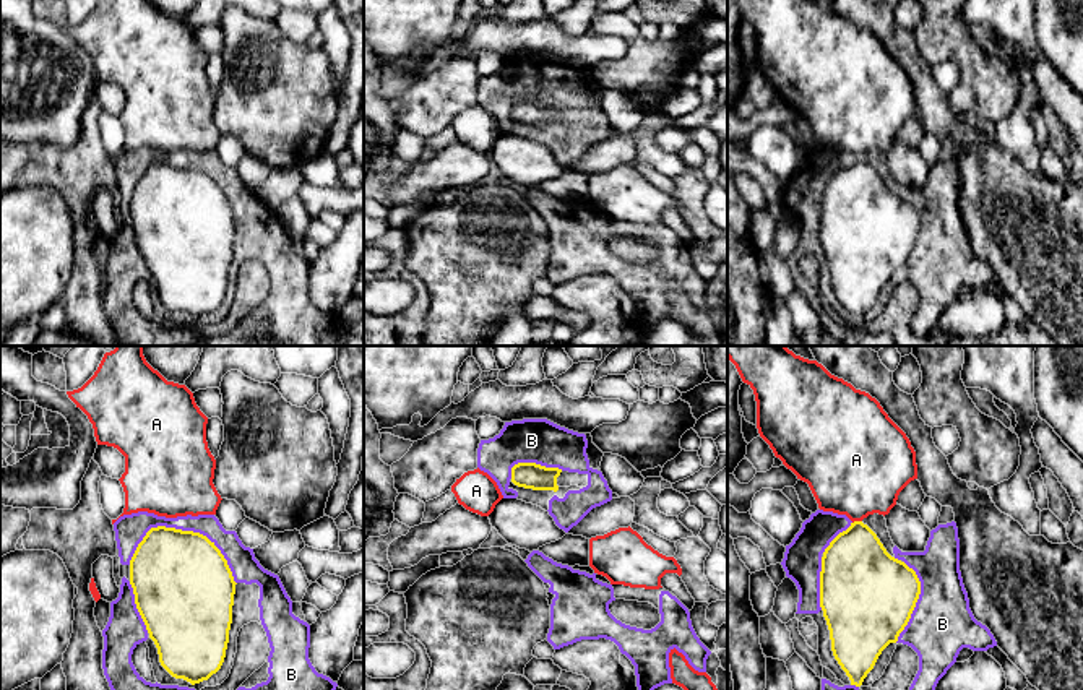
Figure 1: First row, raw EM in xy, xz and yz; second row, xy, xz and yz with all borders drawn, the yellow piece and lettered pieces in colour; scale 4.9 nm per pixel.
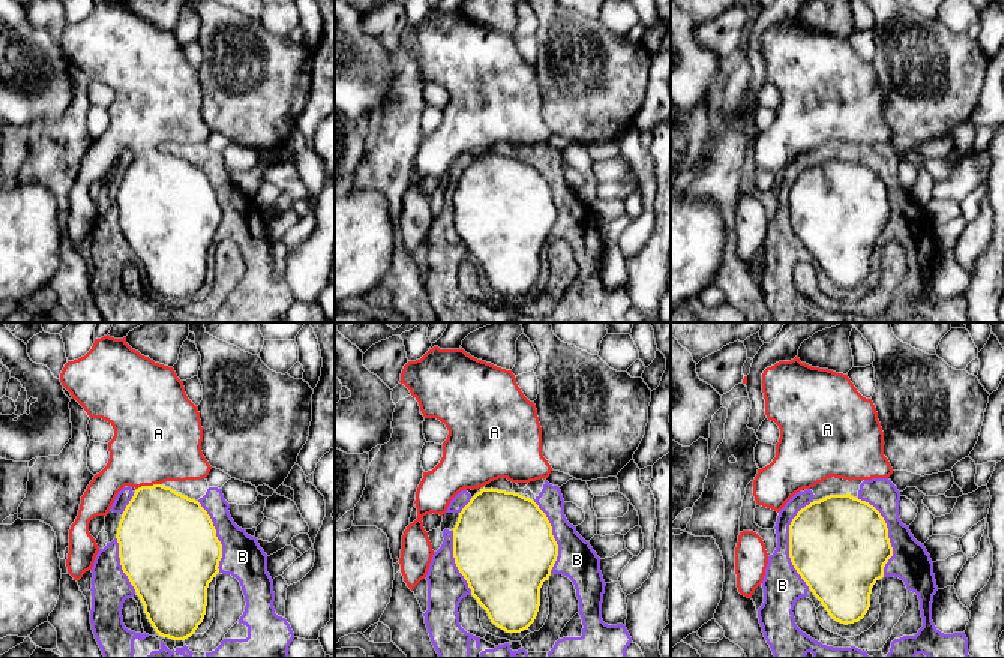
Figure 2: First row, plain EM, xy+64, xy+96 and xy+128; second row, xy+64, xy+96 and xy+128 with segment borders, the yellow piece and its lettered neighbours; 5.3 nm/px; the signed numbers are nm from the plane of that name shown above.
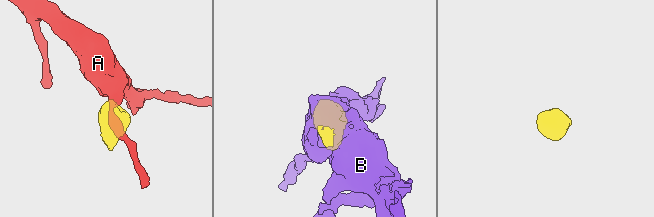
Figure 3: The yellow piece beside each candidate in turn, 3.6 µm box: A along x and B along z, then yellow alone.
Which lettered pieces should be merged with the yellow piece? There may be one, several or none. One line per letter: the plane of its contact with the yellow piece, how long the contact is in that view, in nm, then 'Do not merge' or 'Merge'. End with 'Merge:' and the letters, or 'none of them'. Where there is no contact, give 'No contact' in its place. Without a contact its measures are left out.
A: Touches yellow in yz. Shared border 50 nm. Merge
B: Touches yellow in xy. Shared border 550 nm. Do not merge
Merge: A

